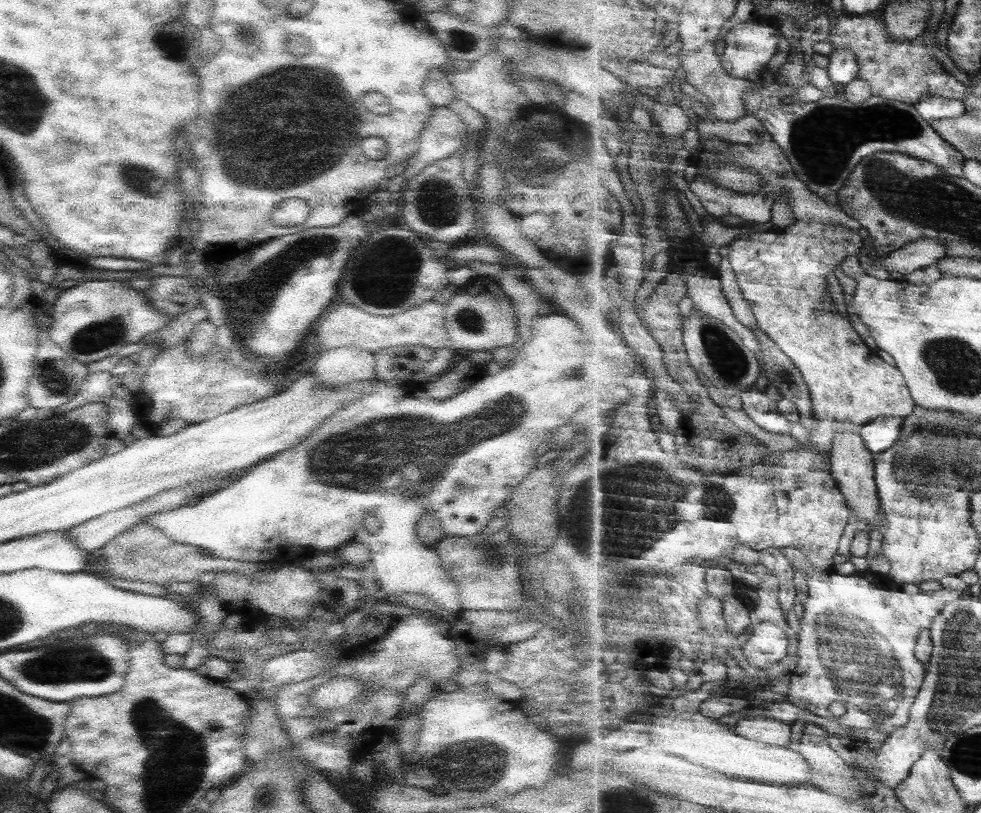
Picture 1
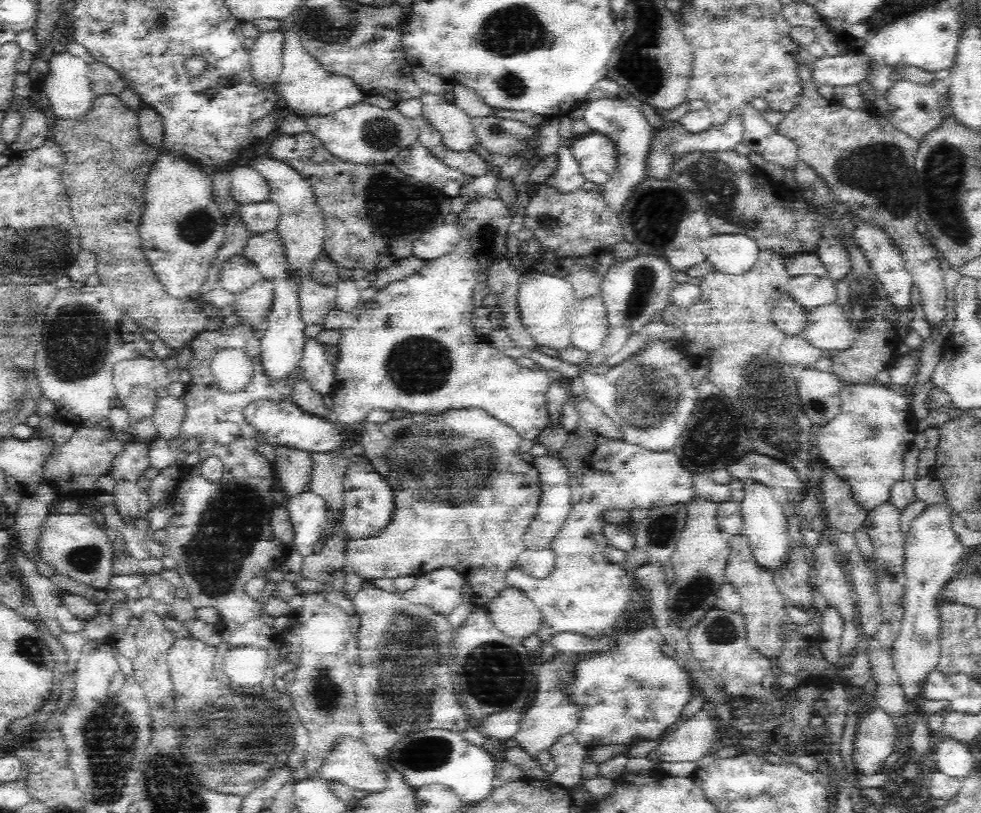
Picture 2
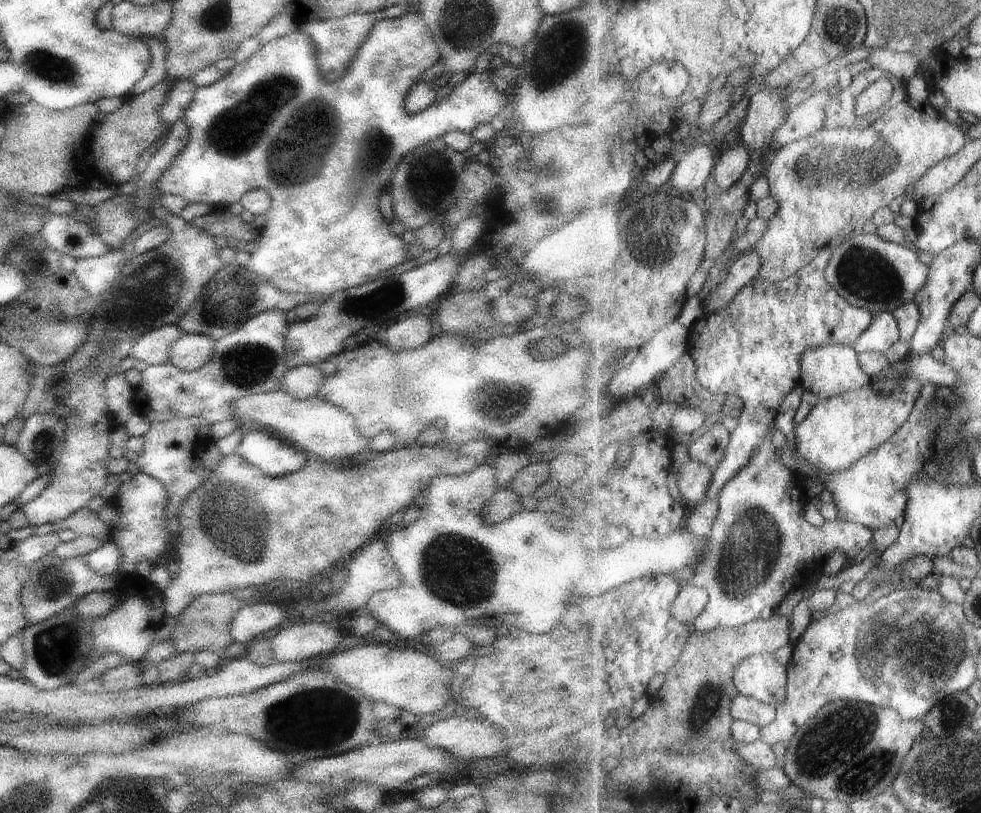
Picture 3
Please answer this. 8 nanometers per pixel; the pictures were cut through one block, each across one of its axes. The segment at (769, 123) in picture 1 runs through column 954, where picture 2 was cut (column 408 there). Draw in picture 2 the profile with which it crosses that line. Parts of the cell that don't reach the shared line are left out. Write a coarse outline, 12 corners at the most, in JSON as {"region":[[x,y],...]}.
{"region":[[424,143],[400,149],[392,162],[450,198],[469,176],[446,165]]}

